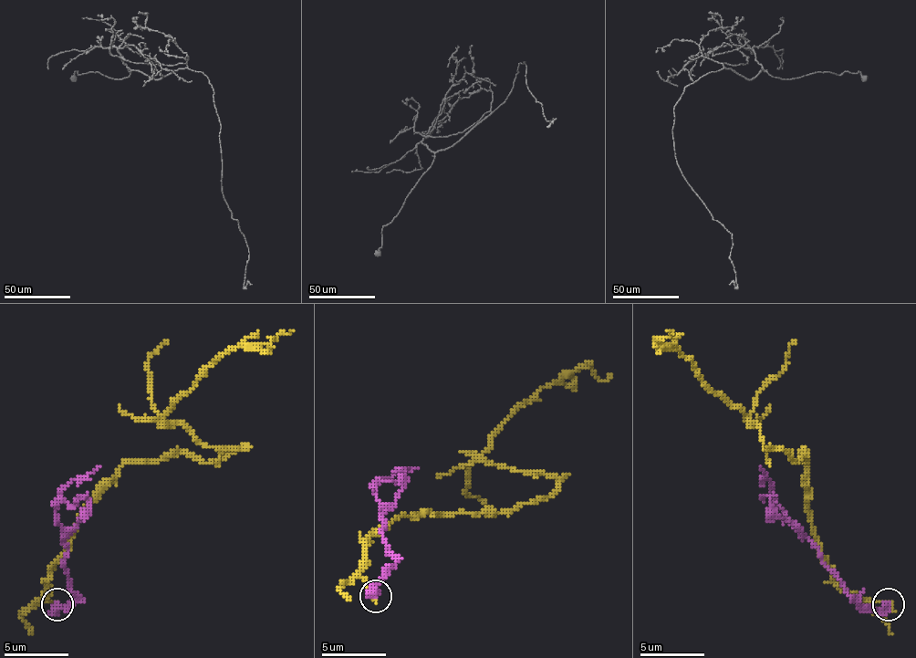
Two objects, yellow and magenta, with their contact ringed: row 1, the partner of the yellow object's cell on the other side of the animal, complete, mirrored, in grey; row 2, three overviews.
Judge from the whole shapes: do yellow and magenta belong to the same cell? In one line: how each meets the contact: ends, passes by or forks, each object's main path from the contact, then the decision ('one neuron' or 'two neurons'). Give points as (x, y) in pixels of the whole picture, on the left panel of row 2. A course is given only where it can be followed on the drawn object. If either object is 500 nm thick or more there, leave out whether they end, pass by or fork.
yellow ends | magenta passes by | yellow via (58, 601), (42, 599), (78, 515), (126, 463), (229, 456), (164, 414), (225, 350), (294, 330) | magenta via (58, 605), (58, 608), (78, 595), (65, 566), (67, 544), (55, 505), (74, 479), (100, 466) | two neurons

